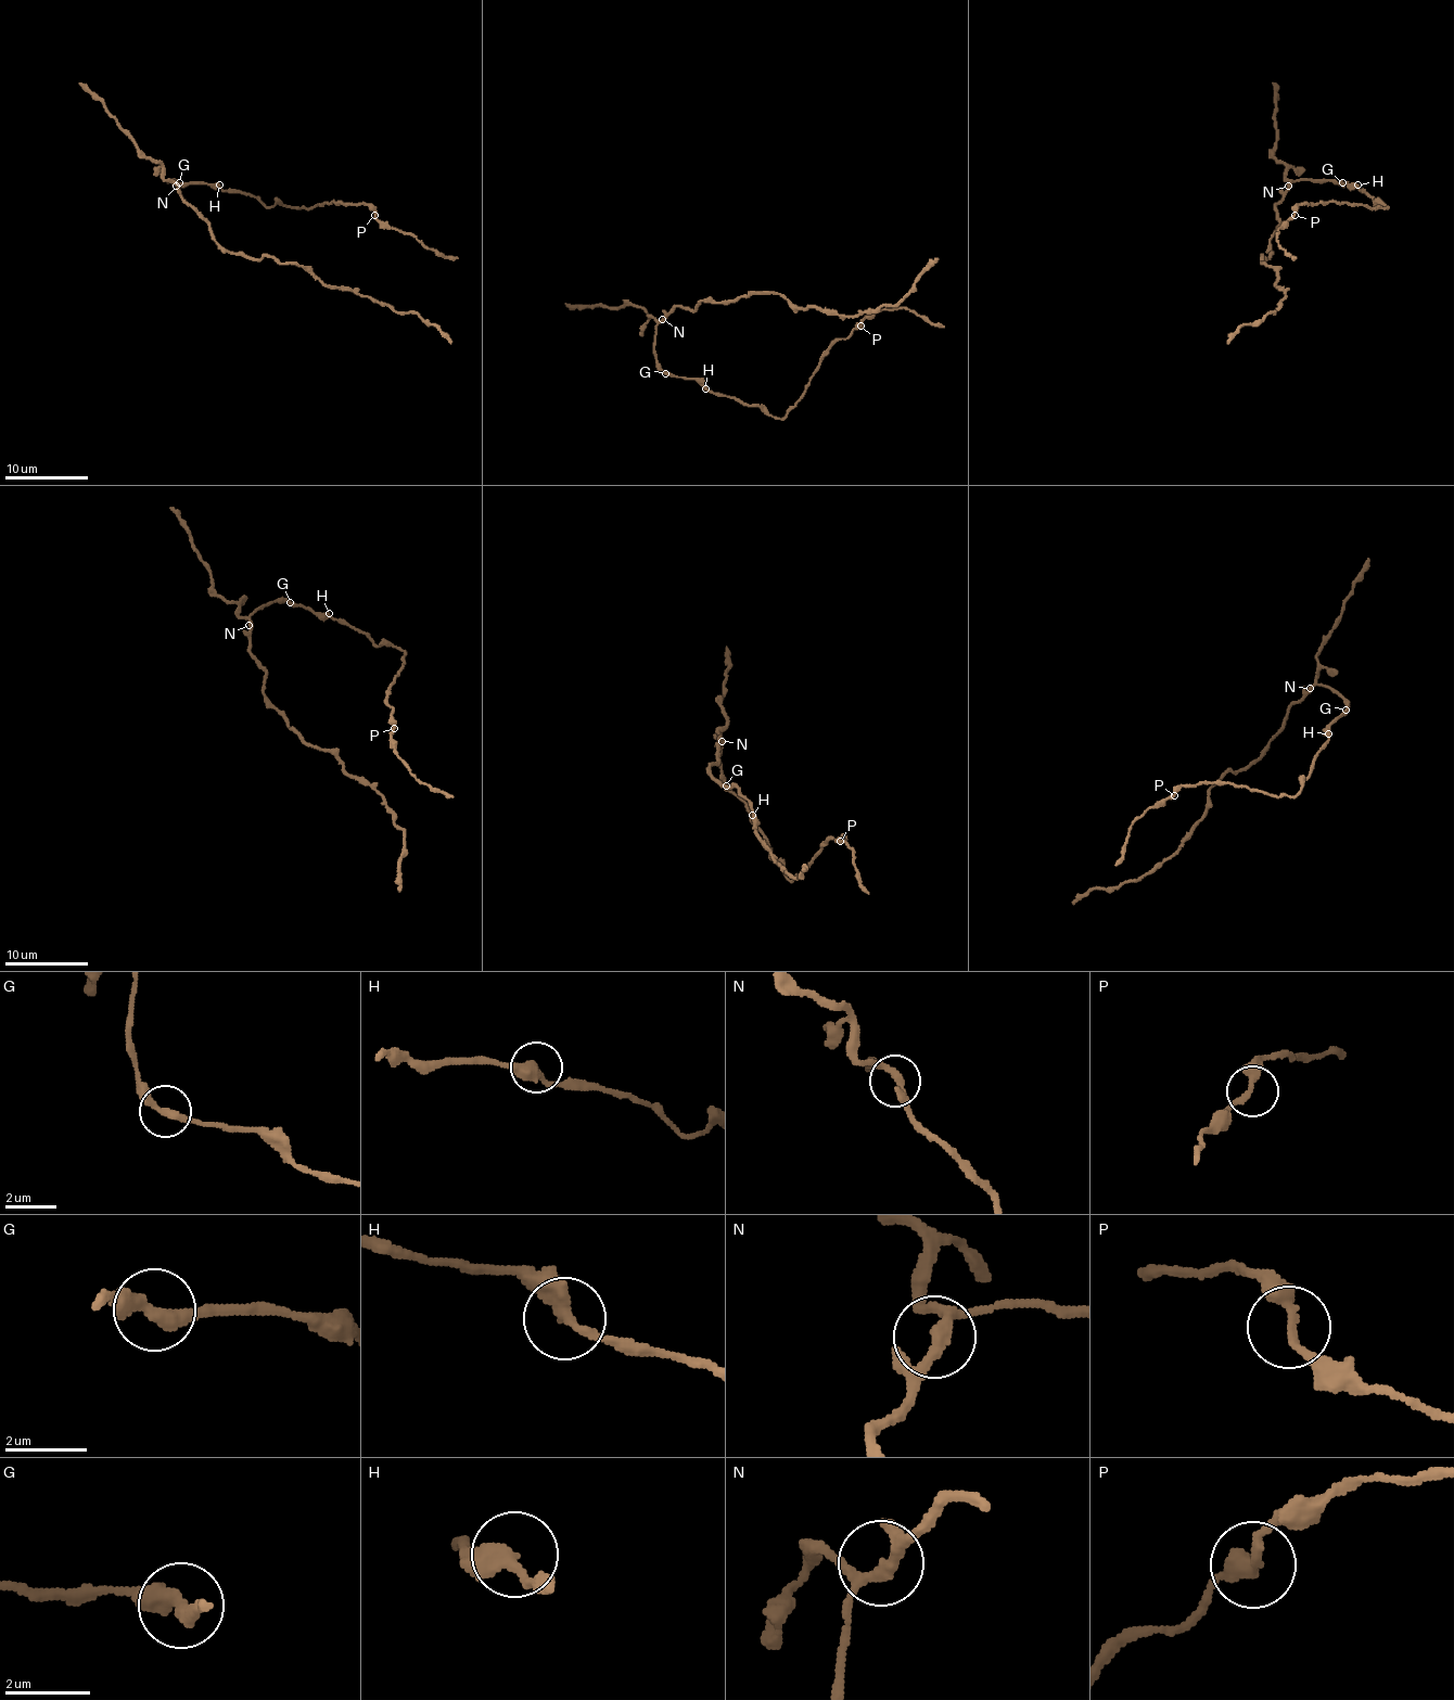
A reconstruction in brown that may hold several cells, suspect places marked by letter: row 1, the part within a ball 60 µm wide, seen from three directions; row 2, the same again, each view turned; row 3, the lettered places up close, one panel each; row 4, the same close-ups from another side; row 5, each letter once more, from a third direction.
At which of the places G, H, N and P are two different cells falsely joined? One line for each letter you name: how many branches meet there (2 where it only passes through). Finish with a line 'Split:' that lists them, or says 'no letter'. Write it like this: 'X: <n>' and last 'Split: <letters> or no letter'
Split: no letter

